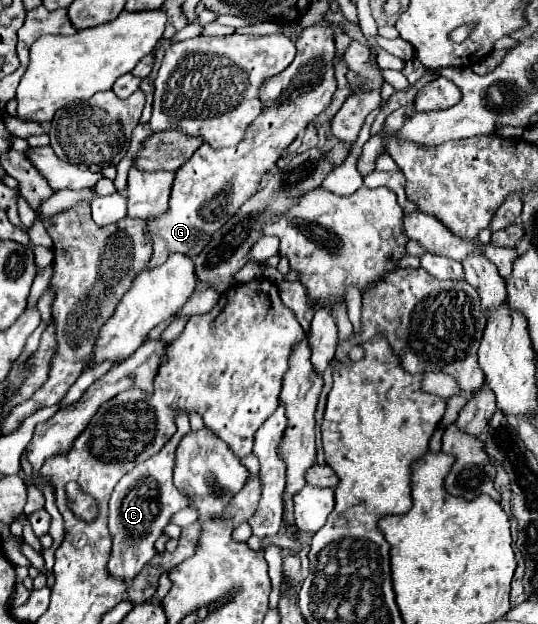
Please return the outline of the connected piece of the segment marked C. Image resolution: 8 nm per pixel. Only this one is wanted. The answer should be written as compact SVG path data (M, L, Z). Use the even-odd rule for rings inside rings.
M178 413L176 417L176 433L166 441L166 445L146 459L144 463L136 465L130 473L126 473L112 497L110 497L110 507L108 507L108 529L112 537L112 551L110 551L110 561L108 561L108 573L112 577L122 577L122 581L132 581L138 571L154 557L154 541L164 533L164 527L170 523L172 515L178 513L180 509L190 507L190 499L176 489L172 483L172 473L174 473L174 457L178 443L182 437L190 431L188 415Z

